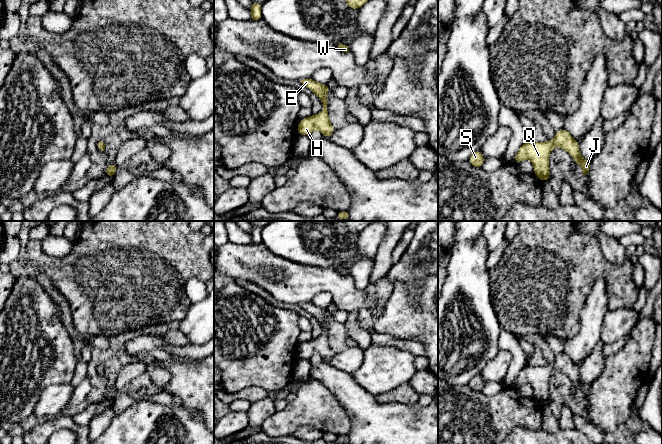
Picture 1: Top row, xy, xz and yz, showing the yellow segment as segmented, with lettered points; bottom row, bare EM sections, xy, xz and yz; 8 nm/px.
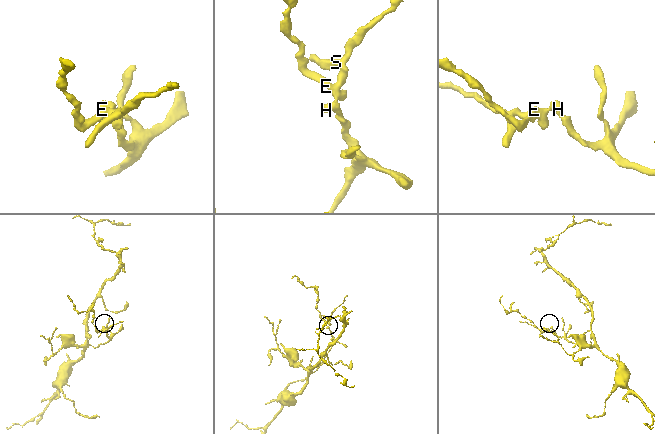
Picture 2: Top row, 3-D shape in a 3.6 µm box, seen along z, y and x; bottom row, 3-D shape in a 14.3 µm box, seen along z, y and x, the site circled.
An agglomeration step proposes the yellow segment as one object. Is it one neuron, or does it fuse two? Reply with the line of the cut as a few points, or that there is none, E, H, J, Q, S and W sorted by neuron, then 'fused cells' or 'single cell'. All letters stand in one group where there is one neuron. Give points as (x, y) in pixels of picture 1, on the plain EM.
no cut; E H J Q S W; single cell

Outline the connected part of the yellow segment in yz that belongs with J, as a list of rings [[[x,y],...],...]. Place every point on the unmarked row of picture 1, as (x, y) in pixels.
[[[564,352],[556,355],[552,365],[531,366],[526,365],[517,375],[514,387],[517,388],[529,383],[533,388],[534,398],[542,405],[550,402],[549,380],[554,371],[560,371],[567,375],[574,385],[582,392],[582,399],[590,394],[590,384],[583,383],[579,376],[579,365],[575,364]]]

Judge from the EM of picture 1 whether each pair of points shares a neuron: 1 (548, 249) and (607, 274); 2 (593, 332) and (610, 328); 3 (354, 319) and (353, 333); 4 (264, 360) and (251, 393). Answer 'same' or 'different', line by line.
1: same
2: different
3: same
4: different

